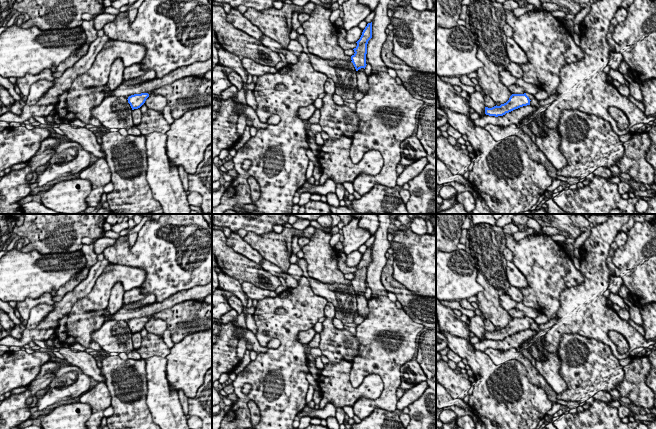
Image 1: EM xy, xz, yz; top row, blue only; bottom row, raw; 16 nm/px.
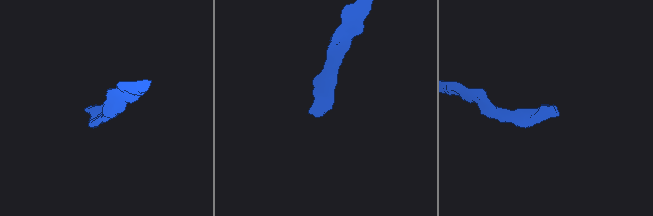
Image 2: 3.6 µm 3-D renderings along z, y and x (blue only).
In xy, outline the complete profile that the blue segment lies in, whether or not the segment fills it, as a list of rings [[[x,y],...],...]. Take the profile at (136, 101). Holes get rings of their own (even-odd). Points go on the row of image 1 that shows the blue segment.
[[[148,93],[134,94],[128,97],[128,103],[132,110],[140,108],[149,97]]]

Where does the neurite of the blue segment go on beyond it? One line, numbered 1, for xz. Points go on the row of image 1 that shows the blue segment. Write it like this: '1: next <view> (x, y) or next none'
1: next none

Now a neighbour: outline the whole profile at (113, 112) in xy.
[[[105,96],[103,101],[92,108],[92,115],[100,121],[106,130],[129,129],[134,126],[132,108],[127,98]]]

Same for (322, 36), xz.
[[[316,5],[310,18],[302,23],[304,36],[307,38],[309,53],[327,60],[346,60],[351,62],[338,44],[339,27],[330,21],[332,11],[330,8]]]

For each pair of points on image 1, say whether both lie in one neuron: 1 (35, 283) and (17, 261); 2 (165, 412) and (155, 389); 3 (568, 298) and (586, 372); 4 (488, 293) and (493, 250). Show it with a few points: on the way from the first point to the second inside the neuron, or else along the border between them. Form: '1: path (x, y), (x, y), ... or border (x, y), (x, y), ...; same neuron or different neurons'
1: path (30, 278), (18, 266); same neuron
2: path (165, 406), (160, 395); same neuron
3: border (599, 342), (578, 334), (563, 334), (558, 348); different neurons
4: path (485, 282), (485, 270), (489, 261); same neuron

